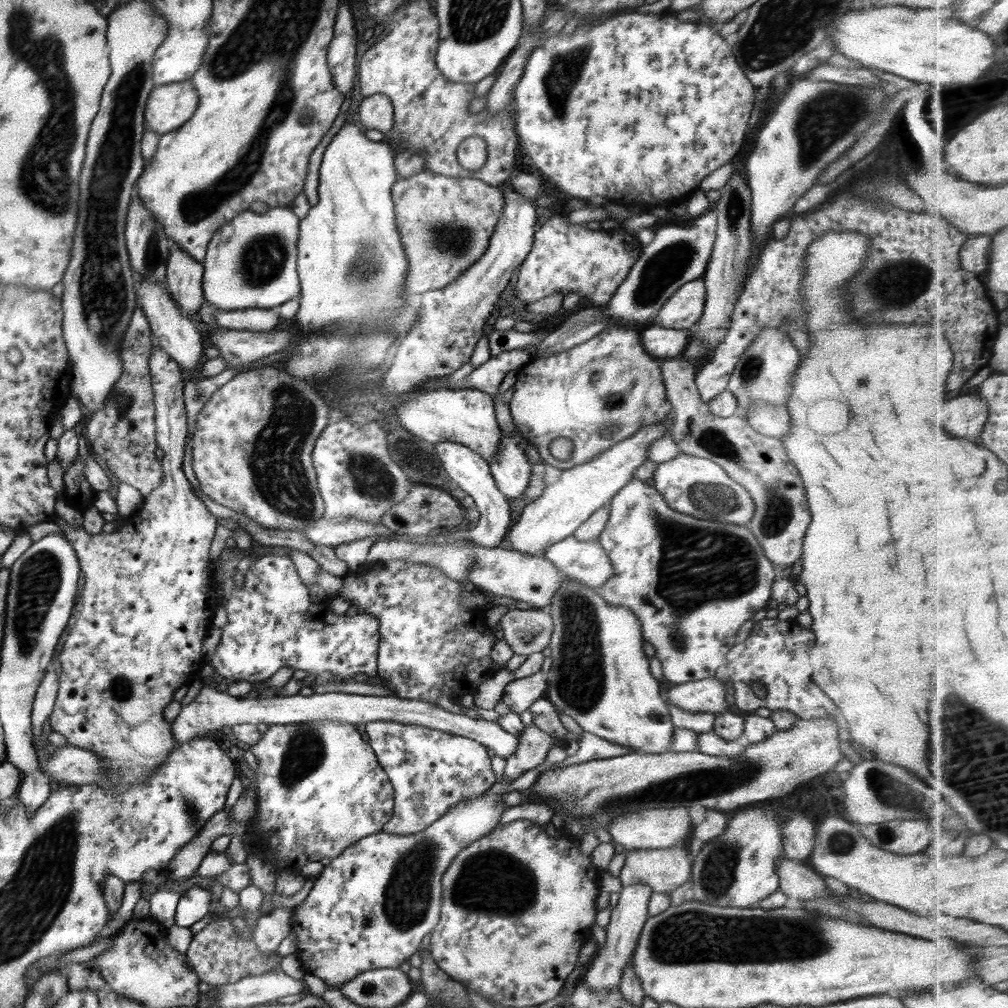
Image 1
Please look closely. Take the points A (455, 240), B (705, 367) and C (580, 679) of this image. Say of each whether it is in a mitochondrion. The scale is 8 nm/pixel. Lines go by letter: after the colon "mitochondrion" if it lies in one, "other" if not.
A: mitochondrion
B: other
C: mitochondrion

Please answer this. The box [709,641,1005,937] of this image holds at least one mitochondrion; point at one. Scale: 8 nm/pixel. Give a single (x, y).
(958, 733)

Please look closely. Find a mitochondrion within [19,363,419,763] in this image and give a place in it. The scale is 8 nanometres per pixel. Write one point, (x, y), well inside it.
(277, 462)

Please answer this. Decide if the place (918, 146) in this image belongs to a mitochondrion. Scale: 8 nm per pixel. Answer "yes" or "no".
no

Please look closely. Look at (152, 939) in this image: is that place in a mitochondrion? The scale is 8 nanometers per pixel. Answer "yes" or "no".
no

